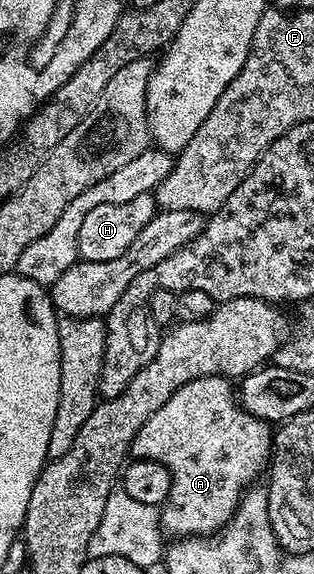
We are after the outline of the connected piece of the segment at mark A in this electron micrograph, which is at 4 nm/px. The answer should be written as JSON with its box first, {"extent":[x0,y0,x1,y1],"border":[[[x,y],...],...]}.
{"extent":[130,376,272,538],"border":[[[207,376],[186,382],[150,418],[146,426],[134,434],[130,452],[137,460],[157,460],[172,475],[168,499],[160,508],[160,527],[172,538],[203,536],[217,533],[236,513],[240,497],[257,483],[256,475],[263,473],[270,463],[272,438],[270,424],[252,416],[237,399],[238,392],[227,376]]]}

